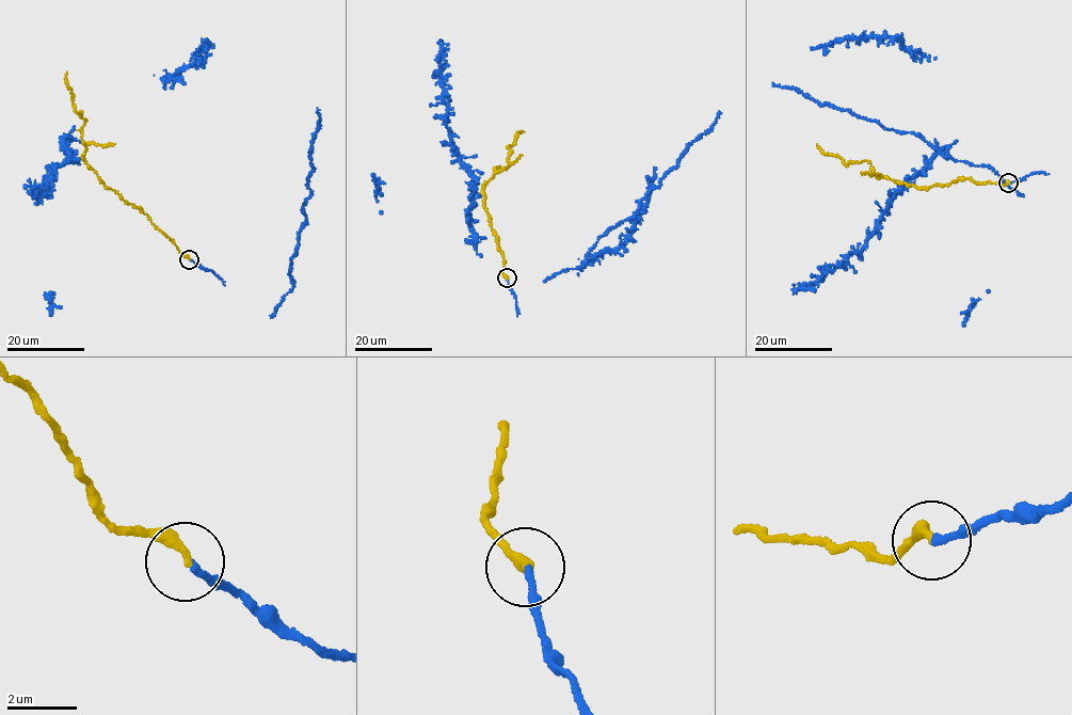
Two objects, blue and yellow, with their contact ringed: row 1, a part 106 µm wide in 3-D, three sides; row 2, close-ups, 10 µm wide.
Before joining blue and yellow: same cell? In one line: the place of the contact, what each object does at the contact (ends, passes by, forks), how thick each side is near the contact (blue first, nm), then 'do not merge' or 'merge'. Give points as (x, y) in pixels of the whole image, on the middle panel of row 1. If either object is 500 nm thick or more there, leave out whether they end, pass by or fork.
at (507, 277); blue ends there; yellow ends there; 190 nm thick on the blue side, 300 nm on the other; merge

